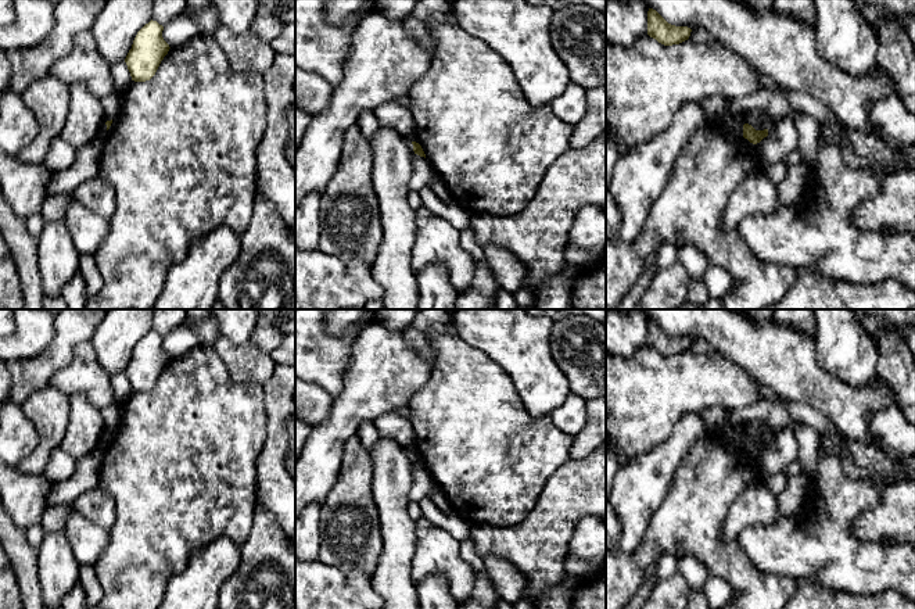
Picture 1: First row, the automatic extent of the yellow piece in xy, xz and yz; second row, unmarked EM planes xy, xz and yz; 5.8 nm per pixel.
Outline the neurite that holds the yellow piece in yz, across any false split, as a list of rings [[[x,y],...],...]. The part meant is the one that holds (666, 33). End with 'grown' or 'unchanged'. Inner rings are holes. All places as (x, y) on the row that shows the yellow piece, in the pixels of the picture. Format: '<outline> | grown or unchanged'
[[[656,10],[647,11],[647,35],[664,46],[679,44],[689,39],[692,29],[668,24]]] | unchanged

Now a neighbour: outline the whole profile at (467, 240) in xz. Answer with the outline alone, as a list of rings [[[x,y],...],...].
[[[470,228],[460,230],[460,246],[476,264],[484,259],[484,248],[478,246],[474,232]]]

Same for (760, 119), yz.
[[[750,110],[744,111],[742,117],[738,118],[743,125],[749,123],[756,130],[768,130],[768,135],[772,135],[775,132],[775,128],[778,125],[778,119],[771,117],[767,111],[762,110]]]

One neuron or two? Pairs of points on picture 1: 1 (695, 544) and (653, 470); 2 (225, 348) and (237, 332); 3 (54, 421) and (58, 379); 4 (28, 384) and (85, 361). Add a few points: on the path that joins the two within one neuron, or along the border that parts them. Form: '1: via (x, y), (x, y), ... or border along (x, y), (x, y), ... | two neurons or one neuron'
1: border along (681, 464), (666, 498), (650, 522) | two neurons
2: border along (221, 336), (236, 344), (248, 341) | two neurons
3: border along (49, 383), (70, 396) | two neurons
4: border along (75, 347), (72, 359), (47, 383) | two neurons

